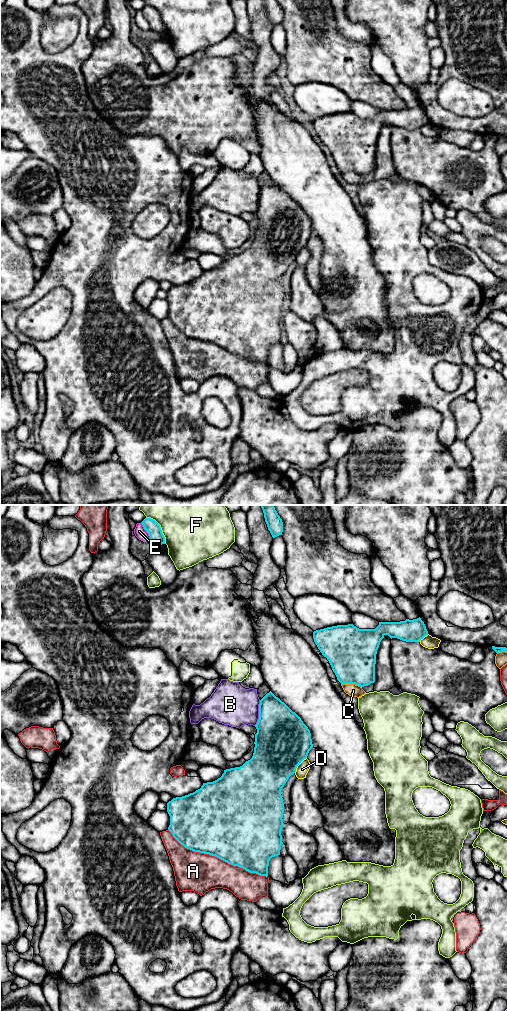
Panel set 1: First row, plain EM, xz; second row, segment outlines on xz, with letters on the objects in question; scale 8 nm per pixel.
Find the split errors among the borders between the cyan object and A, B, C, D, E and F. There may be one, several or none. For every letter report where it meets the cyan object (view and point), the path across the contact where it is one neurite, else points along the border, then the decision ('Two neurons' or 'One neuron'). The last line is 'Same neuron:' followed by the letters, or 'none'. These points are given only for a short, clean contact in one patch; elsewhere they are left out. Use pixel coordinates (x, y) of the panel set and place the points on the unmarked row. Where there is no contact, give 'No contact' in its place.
A: Touches cyan at xz (217, 345). Two neurons
B: Touches cyan at xz (259, 201). Two neurons
C: Touches cyan at xz (351, 171). Two neurons
D: Touches cyan at xz (298, 252). Two neurons
E: Touches cyan at xz (147, 20). Two neurons
F: Touches cyan at xz (160, 16). Two neurons
Same neuron: none

